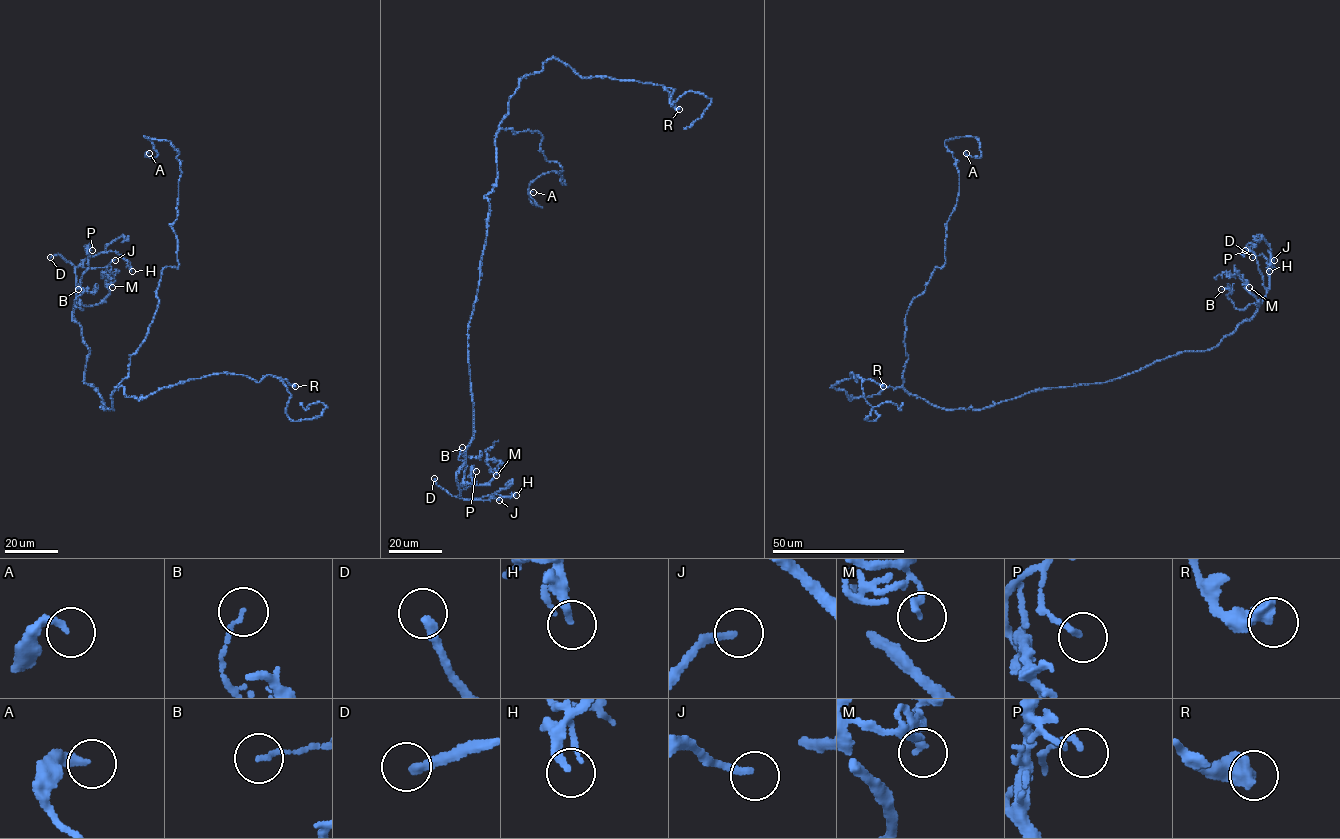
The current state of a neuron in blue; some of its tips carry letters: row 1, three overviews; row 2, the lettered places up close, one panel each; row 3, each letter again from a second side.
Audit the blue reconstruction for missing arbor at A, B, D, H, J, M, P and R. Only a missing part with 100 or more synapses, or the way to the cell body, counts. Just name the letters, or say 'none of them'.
D

